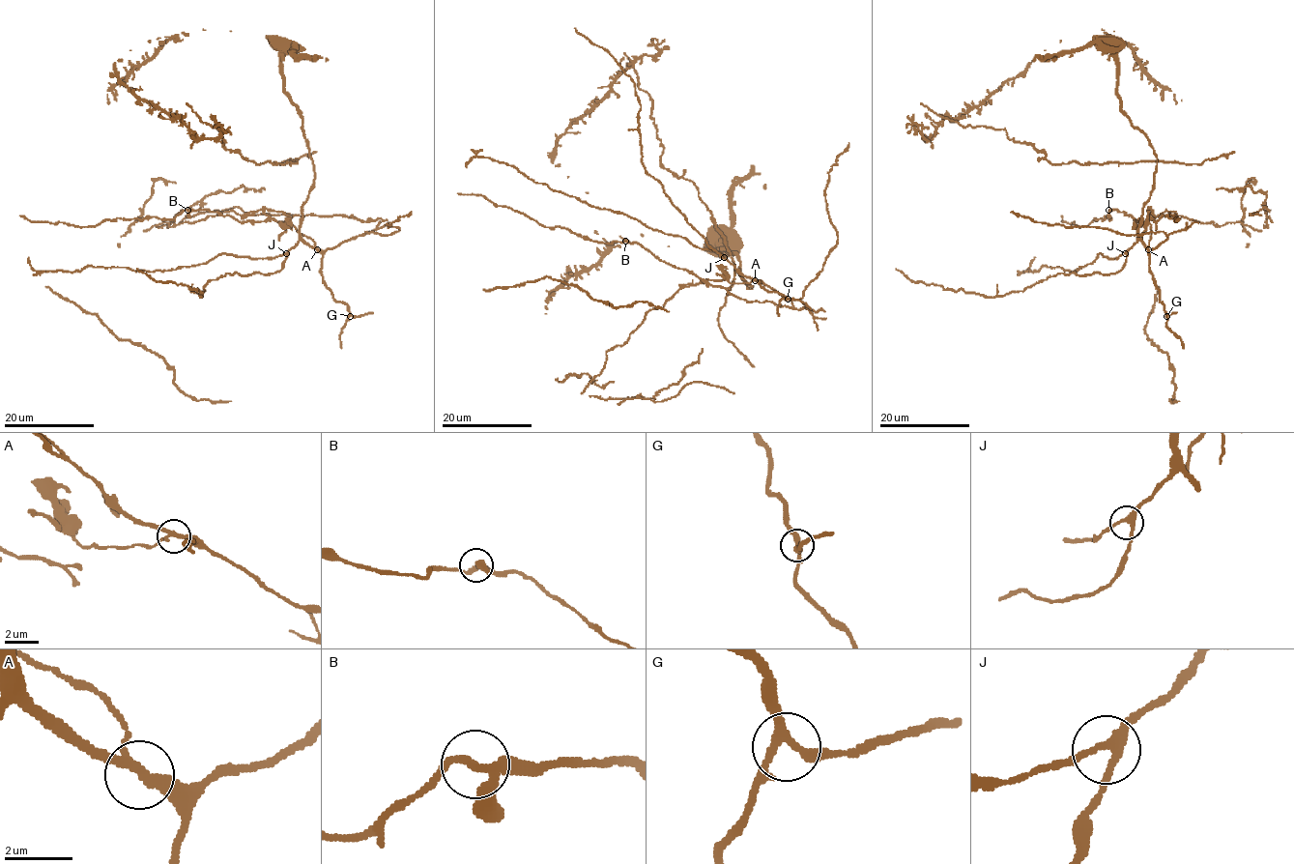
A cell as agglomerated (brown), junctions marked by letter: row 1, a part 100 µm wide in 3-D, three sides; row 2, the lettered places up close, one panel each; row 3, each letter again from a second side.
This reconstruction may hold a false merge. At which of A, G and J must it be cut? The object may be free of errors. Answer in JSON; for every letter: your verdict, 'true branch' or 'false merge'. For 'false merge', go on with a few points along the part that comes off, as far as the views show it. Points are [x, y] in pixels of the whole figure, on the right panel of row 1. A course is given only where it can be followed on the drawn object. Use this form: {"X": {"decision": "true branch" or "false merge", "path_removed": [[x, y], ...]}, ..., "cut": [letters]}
{"A": {"decision": "false merge", "path_removed": [[1148, 249], [1149, 209], [1259, 230], [1265, 202], [1269, 211], [1250, 215], [1261, 216]]}, "G": {"decision": "true branch"}, "J": {"decision": "true branch"}, "cut": ["A"]}

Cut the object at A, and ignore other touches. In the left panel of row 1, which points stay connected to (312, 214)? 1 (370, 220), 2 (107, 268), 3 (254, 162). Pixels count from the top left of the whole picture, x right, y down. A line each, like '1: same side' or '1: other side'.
1: same side
2: other side
3: other side

